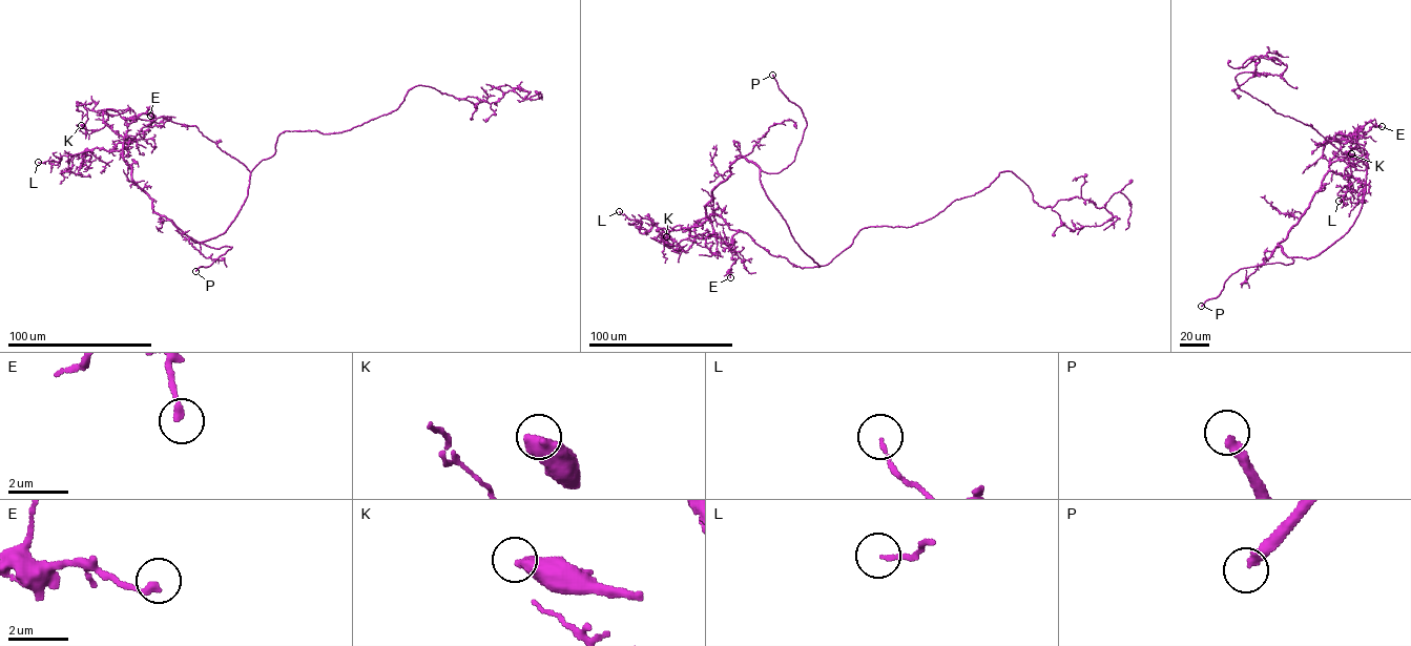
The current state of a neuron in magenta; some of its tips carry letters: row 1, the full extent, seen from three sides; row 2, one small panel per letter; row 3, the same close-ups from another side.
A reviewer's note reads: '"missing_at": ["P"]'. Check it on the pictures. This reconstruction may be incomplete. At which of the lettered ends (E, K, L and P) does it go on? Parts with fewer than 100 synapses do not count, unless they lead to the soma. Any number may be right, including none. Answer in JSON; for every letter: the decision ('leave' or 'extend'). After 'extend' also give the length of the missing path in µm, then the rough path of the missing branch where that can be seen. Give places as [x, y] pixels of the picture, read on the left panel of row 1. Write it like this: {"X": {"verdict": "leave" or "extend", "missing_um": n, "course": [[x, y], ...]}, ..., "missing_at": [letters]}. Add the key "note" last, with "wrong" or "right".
{"E": {"verdict": "leave"}, "K": {"verdict": "leave"}, "L": {"verdict": "leave"}, "P": {"verdict": "extend", "missing_um": 10}, "missing_at": ["P"], "note": "right"}

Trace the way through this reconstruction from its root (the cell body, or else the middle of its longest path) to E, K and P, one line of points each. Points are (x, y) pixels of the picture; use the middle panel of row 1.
E: (832, 259), (801, 268), (738, 231), (732, 237), (739, 257), (730, 277)
K: (832, 259), (795, 266), (716, 213), (696, 222), (687, 250), (676, 251), (666, 236)
P: (832, 259), (820, 266), (802, 249), (761, 183), (761, 170), (779, 172), (794, 160), (806, 125), (772, 75)

